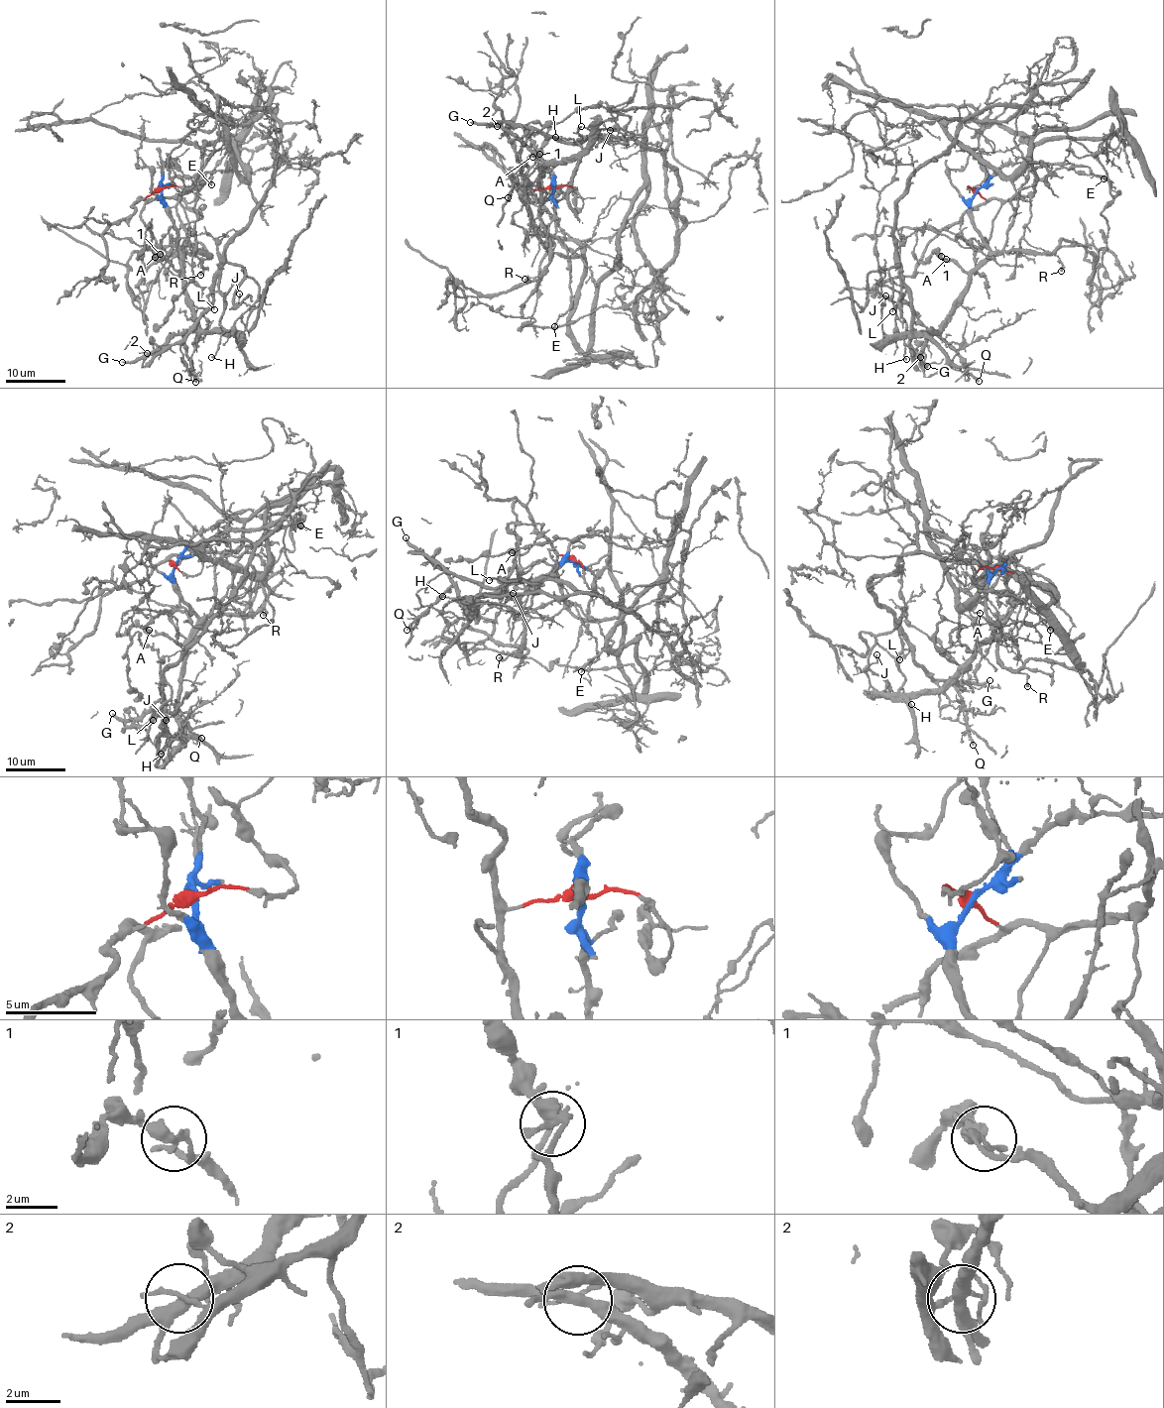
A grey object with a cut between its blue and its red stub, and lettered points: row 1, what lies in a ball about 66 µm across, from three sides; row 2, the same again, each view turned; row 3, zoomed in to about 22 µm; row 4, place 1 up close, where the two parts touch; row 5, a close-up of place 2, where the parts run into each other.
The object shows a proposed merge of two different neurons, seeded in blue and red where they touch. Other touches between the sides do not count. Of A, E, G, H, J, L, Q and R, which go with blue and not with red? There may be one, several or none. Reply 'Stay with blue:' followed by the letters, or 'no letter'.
Stay with blue: A, E, G, H, J, L, Q, R

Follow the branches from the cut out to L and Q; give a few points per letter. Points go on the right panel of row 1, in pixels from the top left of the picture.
L: (977, 190), (971, 215), (988, 260), (972, 275), (962, 302), (936, 331), (906, 328), (903, 294), (892, 311)
Q: (977, 190), (971, 215), (987, 246), (988, 260), (972, 275), (962, 302), (935, 333), (978, 381)

